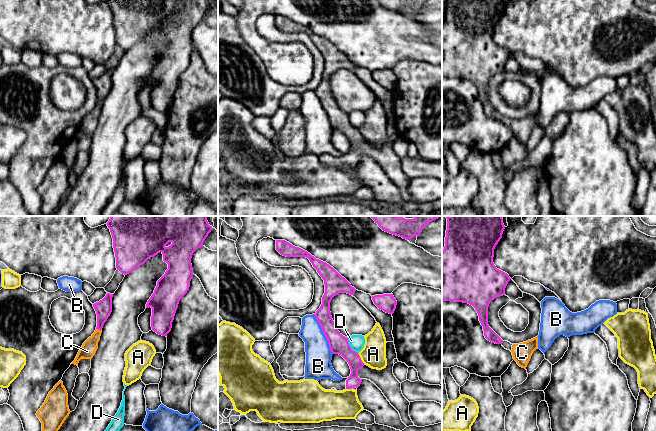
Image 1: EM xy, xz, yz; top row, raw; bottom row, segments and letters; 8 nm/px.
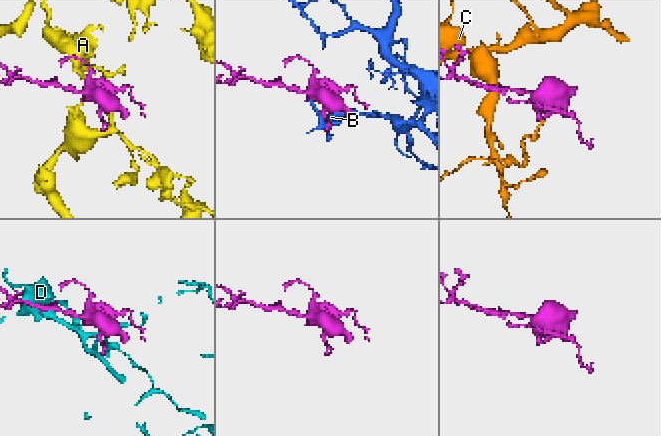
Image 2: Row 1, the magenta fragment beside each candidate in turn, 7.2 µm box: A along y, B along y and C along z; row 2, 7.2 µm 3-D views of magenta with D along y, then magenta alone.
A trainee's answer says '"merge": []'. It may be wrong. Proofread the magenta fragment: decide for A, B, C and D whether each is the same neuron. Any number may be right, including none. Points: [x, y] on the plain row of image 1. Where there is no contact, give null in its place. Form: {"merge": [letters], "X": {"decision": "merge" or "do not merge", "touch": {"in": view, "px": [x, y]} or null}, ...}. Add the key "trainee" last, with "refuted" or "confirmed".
{"merge": ["C"], "A": {"decision": "do not merge", "touch": {"in": "xz", "px": [360, 134]}}, "B": {"decision": "do not merge", "touch": {"in": "xz", "px": [324, 110]}}, "C": {"decision": "merge", "touch": {"in": "xy", "px": [99, 105]}}, "D": {"decision": "do not merge", "touch": {"in": "xz", "px": [349, 122]}}, "trainee": "refuted"}

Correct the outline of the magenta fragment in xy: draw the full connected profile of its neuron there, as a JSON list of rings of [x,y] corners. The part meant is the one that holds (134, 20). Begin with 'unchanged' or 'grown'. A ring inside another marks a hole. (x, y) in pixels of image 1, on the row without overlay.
unchanged | [[[107,0],[113,14],[113,24],[116,33],[116,44],[122,50],[127,51],[148,35],[158,29],[163,30],[163,37],[168,40],[165,50],[157,57],[154,69],[148,76],[146,84],[152,84],[151,103],[159,111],[167,112],[171,107],[172,98],[180,75],[187,69],[190,57],[193,53],[191,34],[193,29],[203,22],[203,18],[213,5],[209,0]]]

